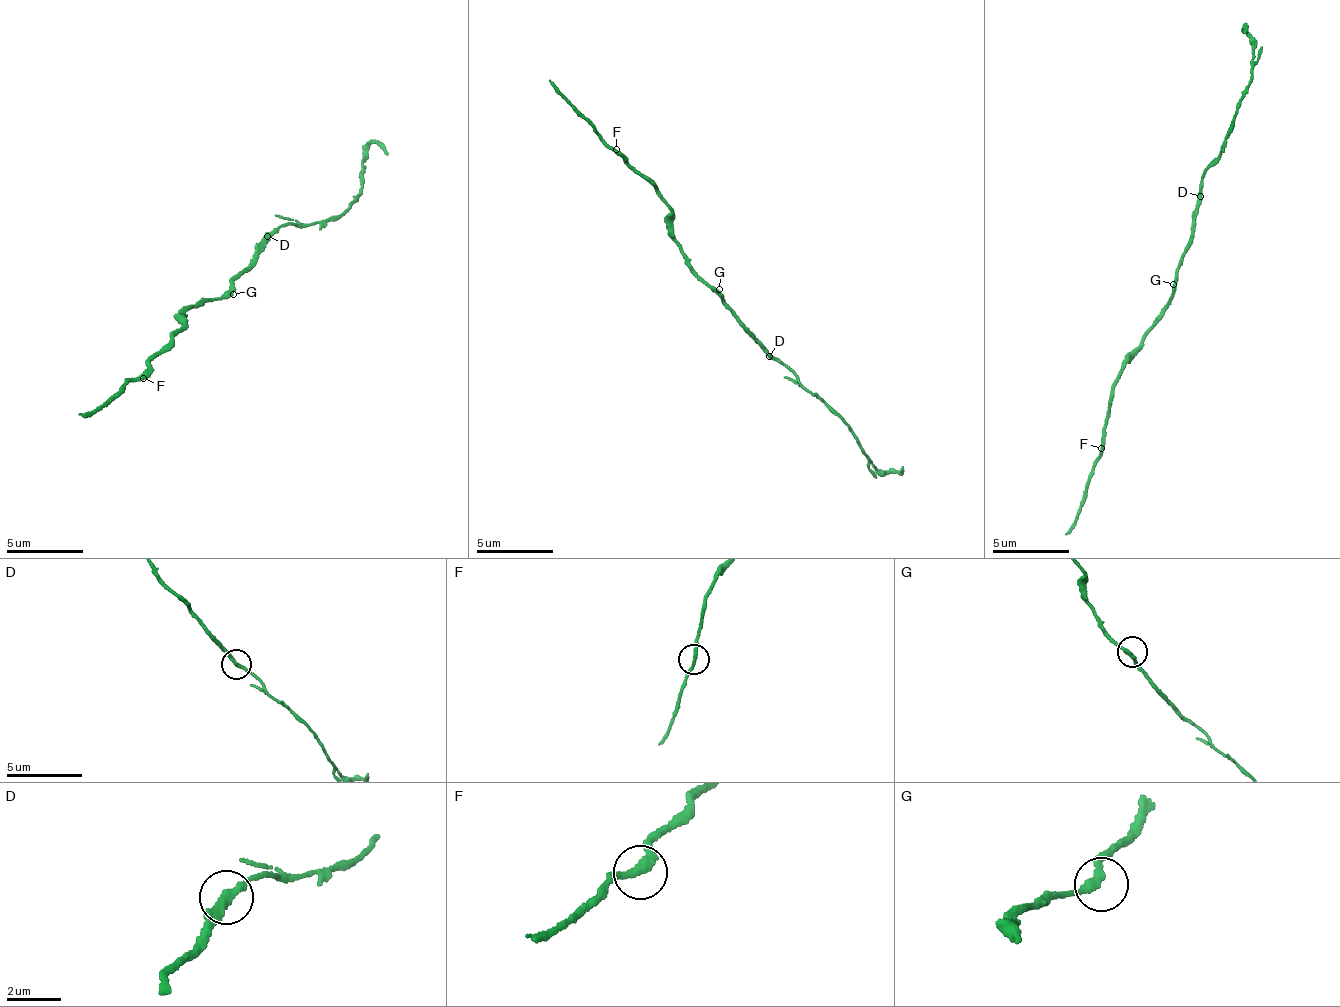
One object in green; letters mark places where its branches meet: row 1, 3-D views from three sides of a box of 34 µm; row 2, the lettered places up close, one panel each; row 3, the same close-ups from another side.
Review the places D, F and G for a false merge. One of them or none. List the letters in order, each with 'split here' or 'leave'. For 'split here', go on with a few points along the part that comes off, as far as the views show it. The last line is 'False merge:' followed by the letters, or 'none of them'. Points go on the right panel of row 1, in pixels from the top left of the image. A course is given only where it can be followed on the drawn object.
D: split here; foreign part runs (1201, 196), (1204, 176), (1251, 77), (1251, 43), (1242, 27), (1241, 34)
F: leave
G: leave
False merge: D

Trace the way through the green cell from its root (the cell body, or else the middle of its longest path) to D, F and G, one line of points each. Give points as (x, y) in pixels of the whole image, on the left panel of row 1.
D: (235, 282), (235, 276), (252, 262), (254, 244), (268, 237)
F: (235, 282), (235, 289), (184, 312), (173, 348), (153, 357), (148, 362), (148, 376), (143, 378)
G: (235, 282), (233, 294)

